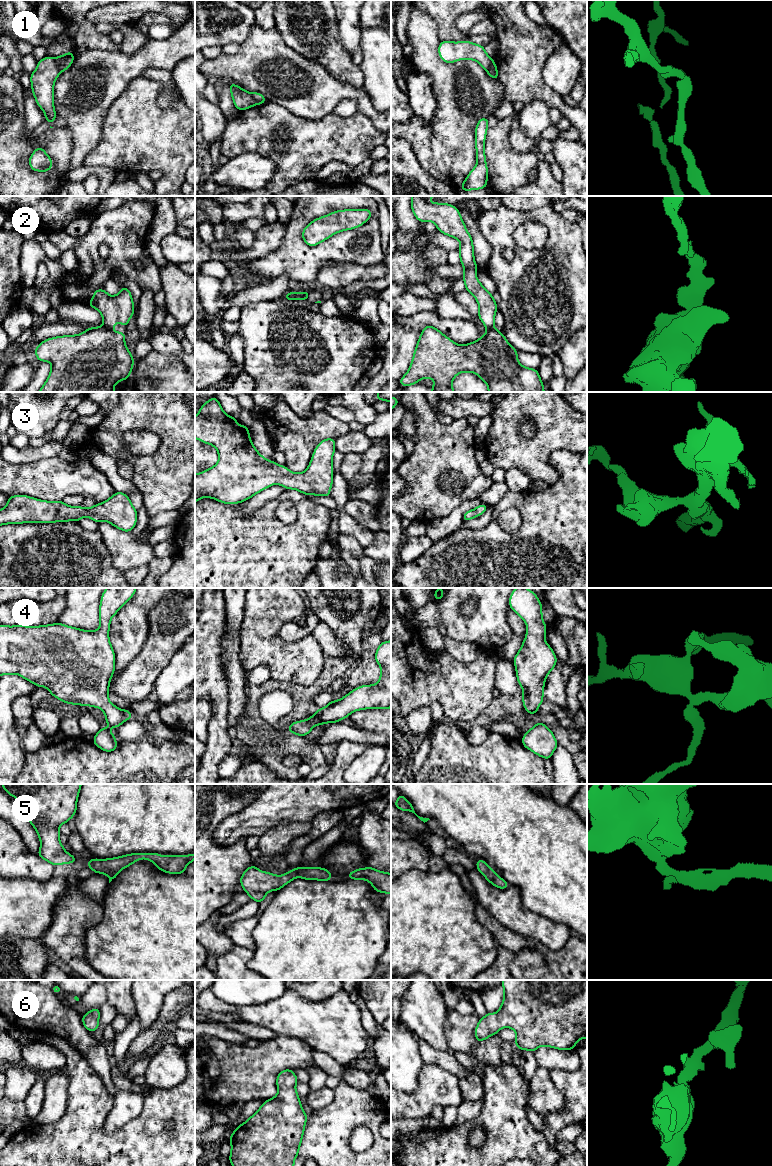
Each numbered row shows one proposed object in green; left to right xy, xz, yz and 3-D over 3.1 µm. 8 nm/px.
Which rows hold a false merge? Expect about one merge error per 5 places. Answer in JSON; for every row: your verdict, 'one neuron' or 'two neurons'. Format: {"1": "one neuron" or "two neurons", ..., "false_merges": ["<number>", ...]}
{"1": "two neurons", "2": "one neuron", "3": "one neuron", "4": "one neuron", "5": "one neuron", "6": "one neuron", "false_merges": ["1"]}

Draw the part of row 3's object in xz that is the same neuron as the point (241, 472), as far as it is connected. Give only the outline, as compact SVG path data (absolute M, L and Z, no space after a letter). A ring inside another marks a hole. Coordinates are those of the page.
M218 399L205 402L195 417L195 438L217 449L217 464L195 474L195 503L204 497L225 504L238 504L250 499L262 490L278 484L308 495L330 496L333 483L332 459L336 450L335 439L322 440L315 448L308 468L302 473L292 473L286 466L265 459L252 444L249 429L236 423L237 418L228 416Z

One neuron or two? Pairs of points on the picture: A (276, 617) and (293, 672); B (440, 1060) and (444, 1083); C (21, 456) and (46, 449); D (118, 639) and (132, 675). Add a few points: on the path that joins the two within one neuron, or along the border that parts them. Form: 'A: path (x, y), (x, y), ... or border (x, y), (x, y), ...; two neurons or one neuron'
A: path (273, 631), (273, 649), (282, 658); one neuron
B: border (424, 1062), (437, 1065), (459, 1079); two neurons
C: path (27, 454), (40, 453); one neuron
D: border (143, 646), (141, 651), (112, 678); two neurons

